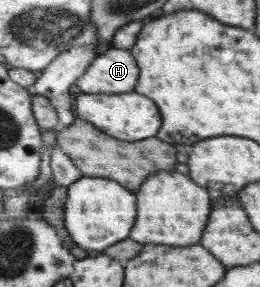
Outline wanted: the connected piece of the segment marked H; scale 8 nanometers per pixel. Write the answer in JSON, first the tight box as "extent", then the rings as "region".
{"extent":[77,47,141,94],"region":[[[112,47],[90,66],[77,85],[86,94],[134,92],[141,78],[139,60],[132,50]]]}

